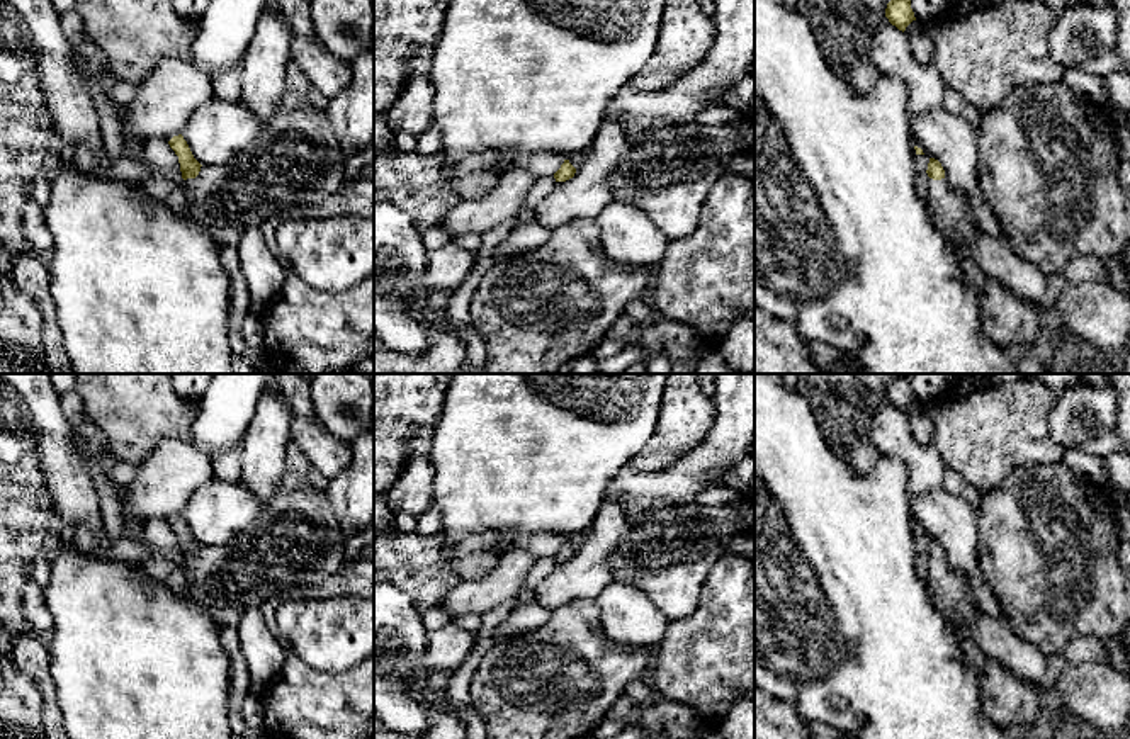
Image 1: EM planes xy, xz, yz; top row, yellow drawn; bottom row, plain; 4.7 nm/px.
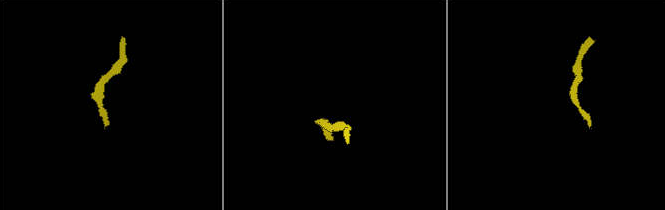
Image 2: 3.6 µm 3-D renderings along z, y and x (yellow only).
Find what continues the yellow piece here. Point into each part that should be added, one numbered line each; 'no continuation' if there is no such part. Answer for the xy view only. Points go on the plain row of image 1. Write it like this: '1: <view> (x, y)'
1: xy (296, 542)

